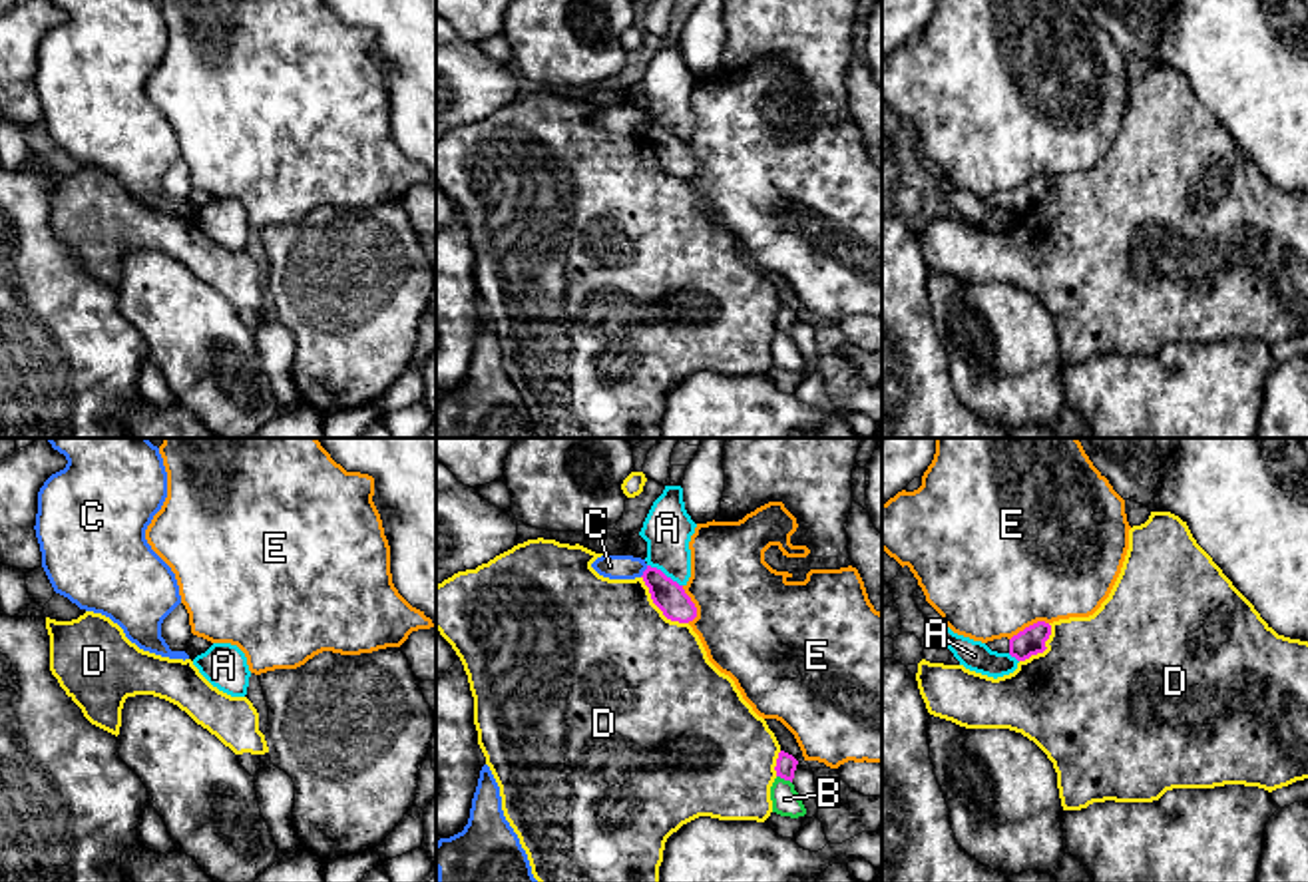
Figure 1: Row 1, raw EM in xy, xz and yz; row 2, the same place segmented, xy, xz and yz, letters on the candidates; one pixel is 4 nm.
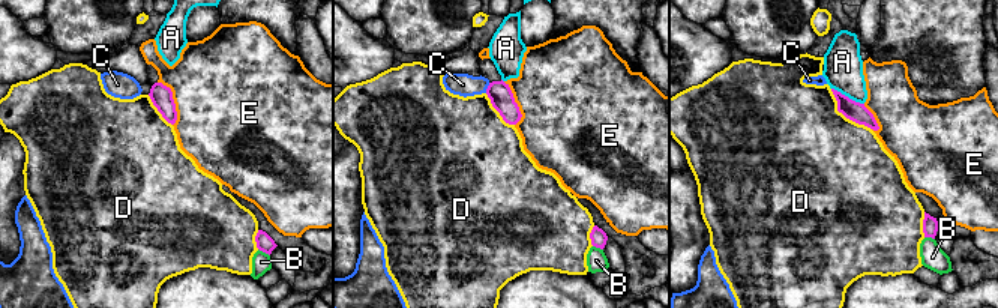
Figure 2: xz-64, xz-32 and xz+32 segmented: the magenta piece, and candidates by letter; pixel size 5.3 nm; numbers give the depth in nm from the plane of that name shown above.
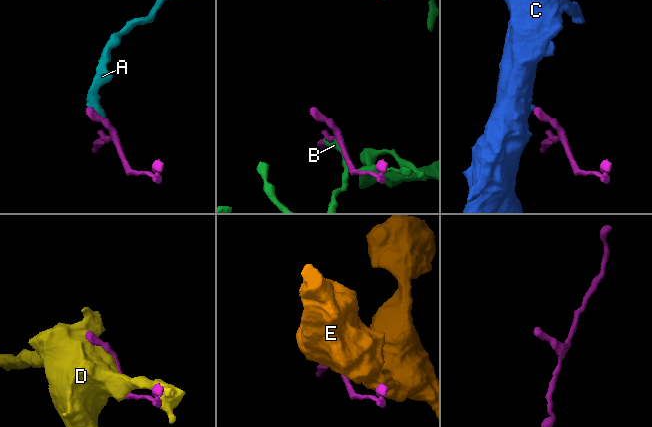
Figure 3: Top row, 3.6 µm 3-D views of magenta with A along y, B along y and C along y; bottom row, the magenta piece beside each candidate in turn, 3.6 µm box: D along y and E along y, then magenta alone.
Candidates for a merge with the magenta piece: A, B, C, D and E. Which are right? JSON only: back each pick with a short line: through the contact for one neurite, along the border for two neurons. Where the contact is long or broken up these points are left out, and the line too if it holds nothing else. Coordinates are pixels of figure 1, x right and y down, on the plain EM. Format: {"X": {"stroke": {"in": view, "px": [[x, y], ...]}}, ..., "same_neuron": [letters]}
{"same_neuron": []}

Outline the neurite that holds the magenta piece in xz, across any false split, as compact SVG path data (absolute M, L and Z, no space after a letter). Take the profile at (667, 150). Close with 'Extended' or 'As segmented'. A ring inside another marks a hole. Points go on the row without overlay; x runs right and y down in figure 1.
M647 119L641 131L649 141L653 157L667 173L689 177L697 171L697 161L683 139L667 131L661 123Z. As segmented

